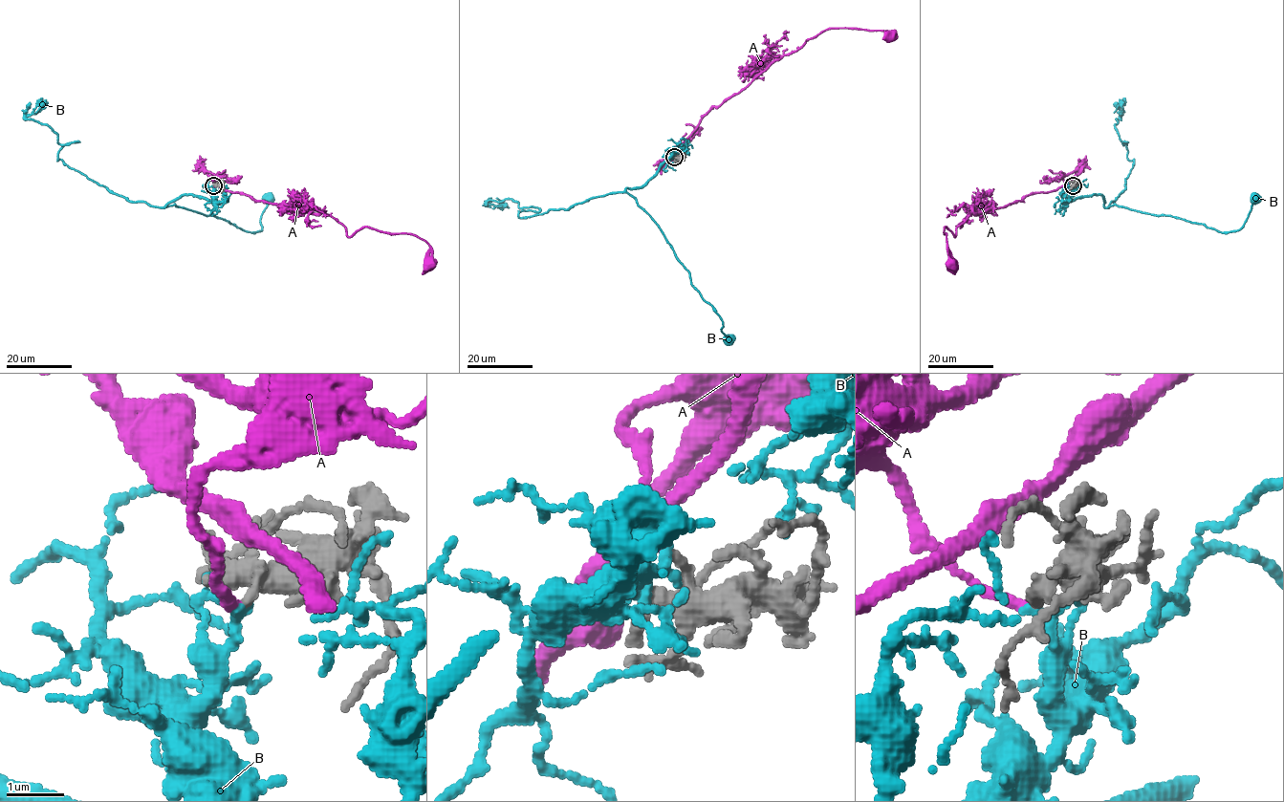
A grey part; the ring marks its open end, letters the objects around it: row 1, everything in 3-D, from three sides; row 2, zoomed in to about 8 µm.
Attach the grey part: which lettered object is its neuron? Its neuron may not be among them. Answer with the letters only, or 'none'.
none

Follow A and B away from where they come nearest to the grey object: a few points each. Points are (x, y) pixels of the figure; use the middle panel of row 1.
A: (676, 155), (677, 146), (665, 164), (714, 106), (807, 40), (827, 30), (850, 28), (890, 31), (883, 38)
B: (675, 157), (644, 184), (625, 190), (658, 226), (688, 271), (691, 285), (730, 338)

